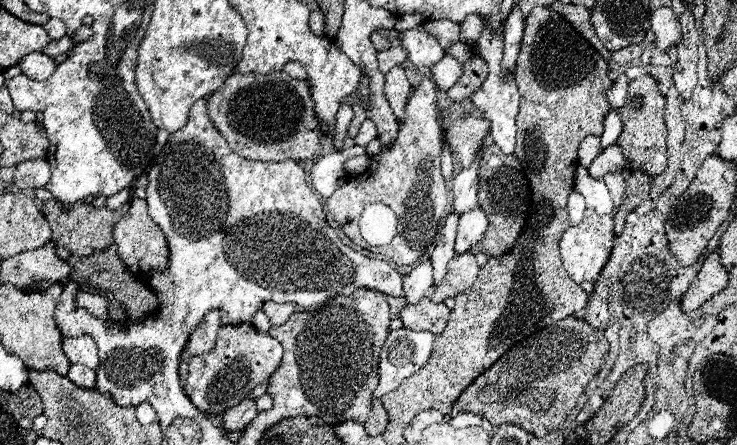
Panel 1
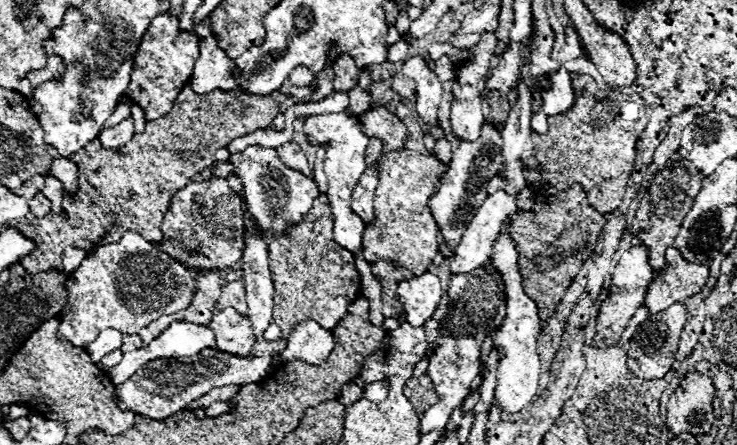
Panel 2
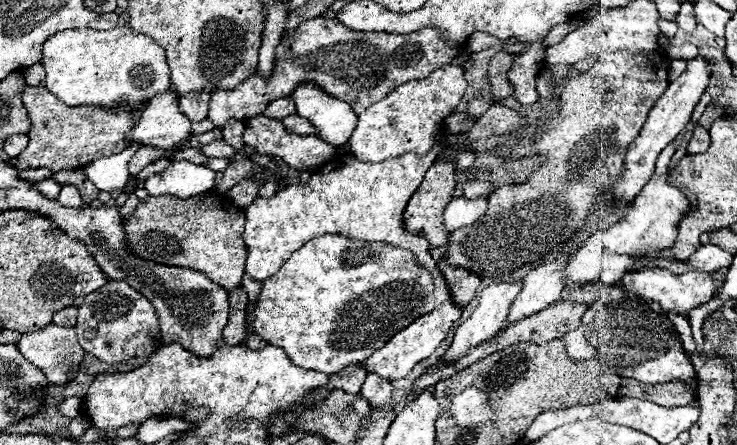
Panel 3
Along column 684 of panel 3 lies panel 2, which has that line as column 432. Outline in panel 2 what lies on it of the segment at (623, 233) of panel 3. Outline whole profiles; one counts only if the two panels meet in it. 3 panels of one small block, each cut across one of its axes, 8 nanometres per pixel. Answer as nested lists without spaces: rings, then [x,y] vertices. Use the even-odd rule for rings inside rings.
[[[484,124],[480,130],[480,138],[476,142],[460,142],[460,146],[454,150],[454,156],[448,164],[446,176],[440,180],[438,192],[430,198],[428,206],[432,210],[432,216],[440,228],[442,238],[452,246],[452,250],[458,246],[466,226],[478,212],[480,204],[486,200],[486,186],[496,176],[496,172],[502,168],[502,136],[500,130],[492,124]]]

